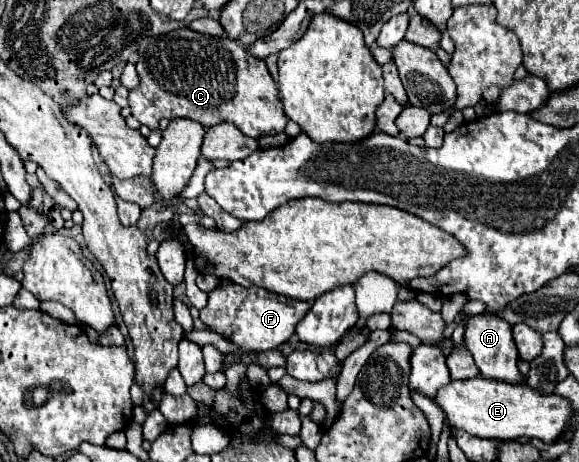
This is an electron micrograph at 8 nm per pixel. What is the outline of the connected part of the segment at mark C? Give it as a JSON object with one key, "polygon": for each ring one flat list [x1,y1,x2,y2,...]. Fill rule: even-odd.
{"polygon":[[179,28,163,36,145,38,139,44,139,62,137,72,141,78,141,86,129,92,129,108,131,114,149,128,159,128,159,120,167,118,191,118,201,122,205,128,215,126,219,122,235,124,245,136,259,138,259,136,275,136,285,130,287,116,283,112,283,104,277,94,277,86,265,66,263,60,253,58,247,54,241,42,229,40,225,36,213,38,207,34,193,32,189,28]]}

